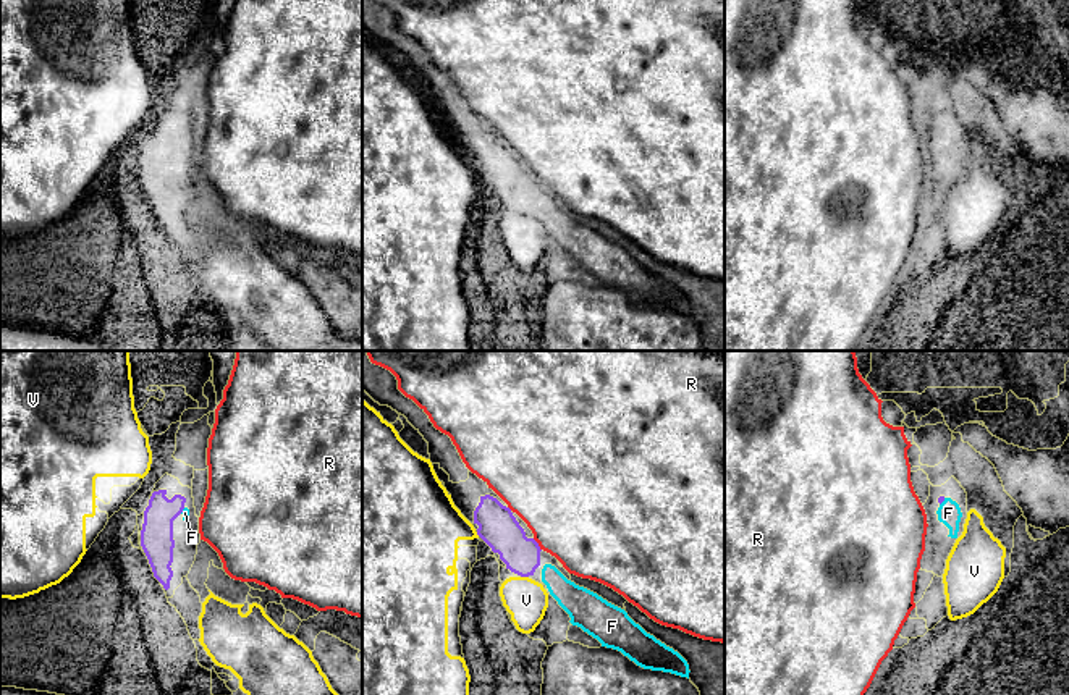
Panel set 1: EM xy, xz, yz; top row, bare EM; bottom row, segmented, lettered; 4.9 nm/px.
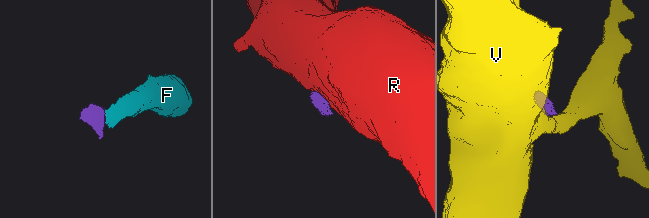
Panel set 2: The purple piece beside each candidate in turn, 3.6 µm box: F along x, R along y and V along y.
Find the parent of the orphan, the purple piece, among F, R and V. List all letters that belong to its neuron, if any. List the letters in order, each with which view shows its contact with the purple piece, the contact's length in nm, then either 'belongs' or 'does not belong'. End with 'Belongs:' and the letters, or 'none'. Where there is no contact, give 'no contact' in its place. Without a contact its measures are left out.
F: meets purple in yz; contact 50 nm long; belongs
R: meets purple in xz; contact 80 nm long; does not belong
V: meets purple in xz; contact 40 nm long; does not belong
Belongs: F

